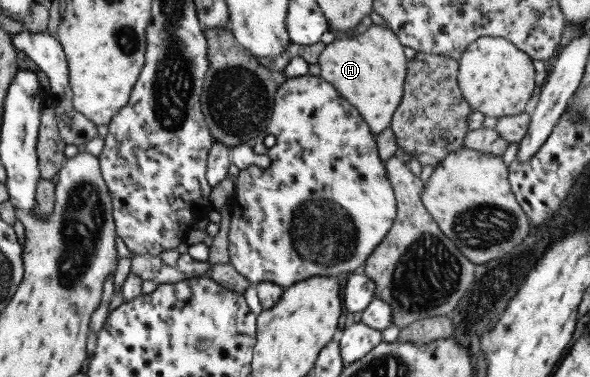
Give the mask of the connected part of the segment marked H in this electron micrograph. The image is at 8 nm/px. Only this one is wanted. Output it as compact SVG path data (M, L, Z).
M373 23L363 33L355 33L350 37L335 38L333 42L326 45L318 57L318 63L321 66L319 76L333 85L339 91L339 94L359 111L375 137L390 126L393 114L399 107L404 93L408 60L406 54L403 53L403 48L404 46L399 42L395 33L387 25Z

